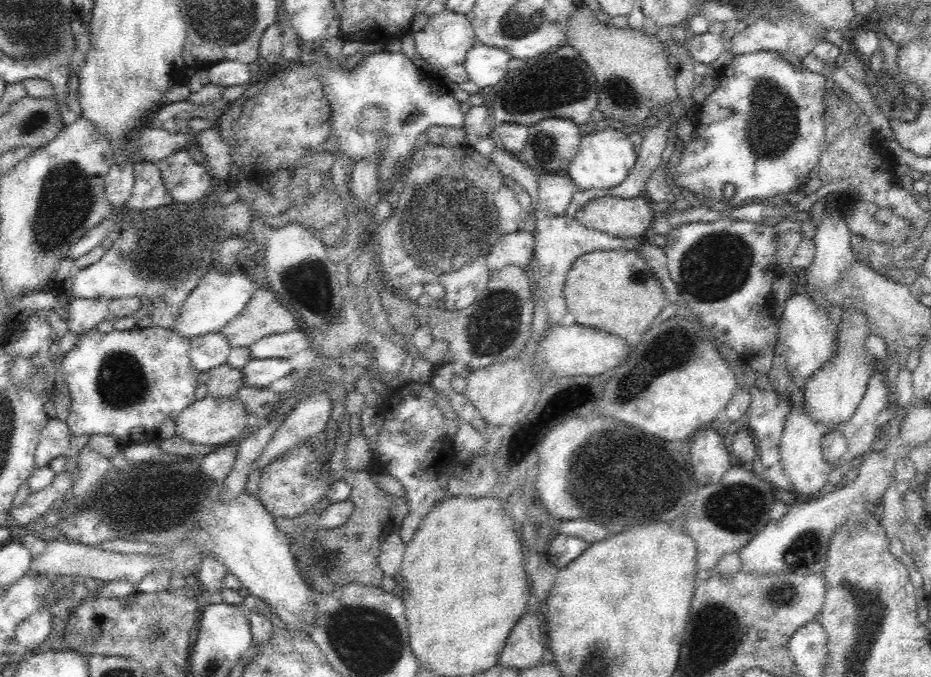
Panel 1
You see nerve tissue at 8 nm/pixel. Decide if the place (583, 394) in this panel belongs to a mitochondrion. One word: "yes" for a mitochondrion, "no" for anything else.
no

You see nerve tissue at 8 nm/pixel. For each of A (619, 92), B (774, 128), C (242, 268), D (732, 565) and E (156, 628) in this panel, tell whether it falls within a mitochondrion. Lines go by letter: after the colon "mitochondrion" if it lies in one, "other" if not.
A: mitochondrion
B: mitochondrion
C: other
D: other
E: mitochondrion

